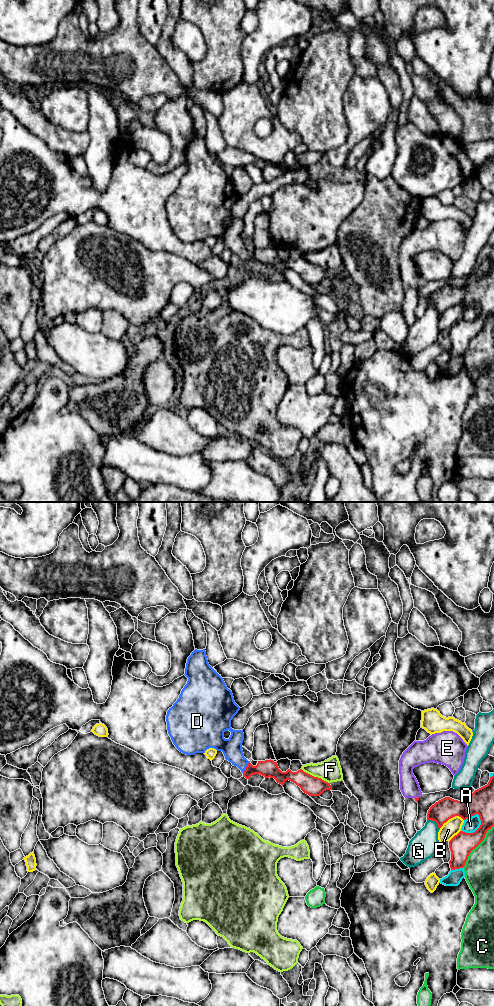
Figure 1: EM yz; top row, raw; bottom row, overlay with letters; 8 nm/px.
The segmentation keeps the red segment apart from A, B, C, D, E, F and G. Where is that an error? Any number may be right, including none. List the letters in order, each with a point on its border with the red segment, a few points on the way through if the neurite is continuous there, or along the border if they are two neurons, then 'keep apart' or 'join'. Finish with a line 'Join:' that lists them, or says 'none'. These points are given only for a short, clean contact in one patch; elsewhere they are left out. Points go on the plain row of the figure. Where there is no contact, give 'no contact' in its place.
A: contact yz (477, 317); keep apart
B: contact yz (450, 306); keep apart
C: contact yz (476, 334); keep apart
D: contact yz (246, 255); way yz (268, 256), (246, 255), (233, 241), (232, 236); join
E: contact yz (416, 286); keep apart
F: contact yz (315, 265); keep apart
G: contact yz (435, 309); keep apart
Join: D

